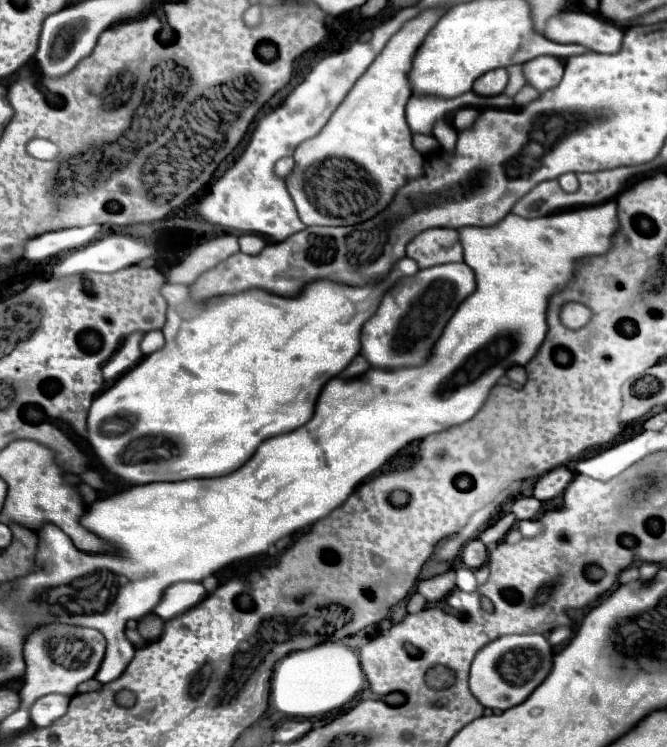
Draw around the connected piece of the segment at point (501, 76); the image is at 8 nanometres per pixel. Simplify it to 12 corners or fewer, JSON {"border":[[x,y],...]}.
{"border":[[494,69],[476,79],[476,95],[500,95],[508,83],[506,69]]}

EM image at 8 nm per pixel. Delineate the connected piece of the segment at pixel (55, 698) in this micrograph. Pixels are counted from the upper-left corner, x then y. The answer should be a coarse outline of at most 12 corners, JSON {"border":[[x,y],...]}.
{"border":[[44,695],[30,709],[32,723],[50,725],[66,713],[70,697]]}

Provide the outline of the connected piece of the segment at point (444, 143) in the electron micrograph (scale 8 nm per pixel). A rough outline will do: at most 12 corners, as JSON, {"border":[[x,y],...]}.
{"border":[[438,121],[432,135],[450,153],[456,149],[456,131],[448,121]]}

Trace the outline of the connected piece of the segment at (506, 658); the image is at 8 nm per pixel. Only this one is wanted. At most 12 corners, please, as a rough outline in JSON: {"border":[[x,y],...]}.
{"border":[[542,633],[484,645],[470,691],[490,709],[522,703],[550,673]]}

